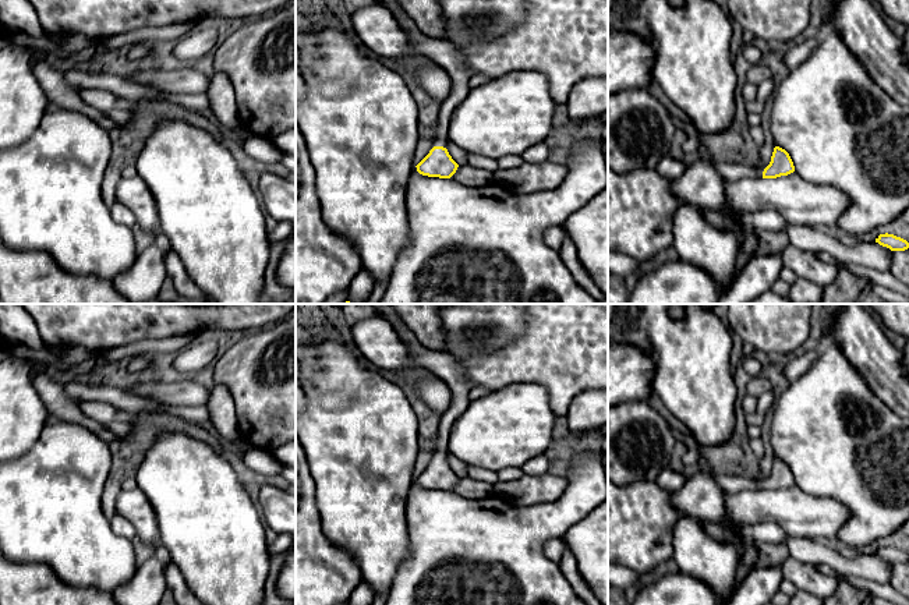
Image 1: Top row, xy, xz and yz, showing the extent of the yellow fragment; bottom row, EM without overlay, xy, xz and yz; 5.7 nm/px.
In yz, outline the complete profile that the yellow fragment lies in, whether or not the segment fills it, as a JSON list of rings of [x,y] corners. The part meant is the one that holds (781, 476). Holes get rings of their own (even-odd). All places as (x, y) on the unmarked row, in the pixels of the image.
[[[775,459],[770,477],[764,481],[761,478],[746,478],[746,477],[736,477],[736,475],[710,475],[715,480],[718,487],[728,495],[728,493],[738,493],[740,491],[777,491],[781,488],[788,488],[795,484],[793,474],[789,466]]]

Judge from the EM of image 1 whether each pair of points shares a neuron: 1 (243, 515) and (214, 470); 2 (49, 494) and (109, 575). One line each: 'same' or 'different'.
1: same
2: same

